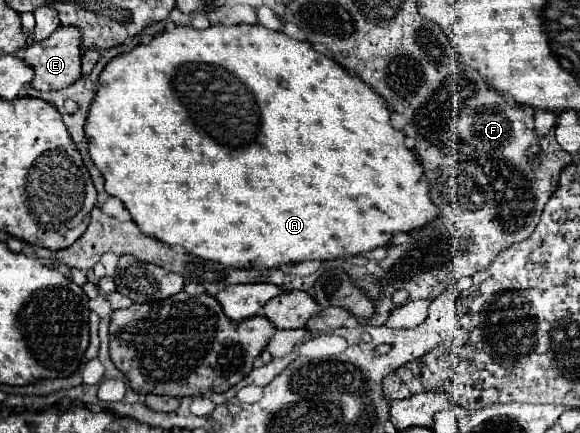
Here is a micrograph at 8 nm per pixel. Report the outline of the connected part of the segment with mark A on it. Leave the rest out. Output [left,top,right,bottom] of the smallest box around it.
[85,25,441,269]

